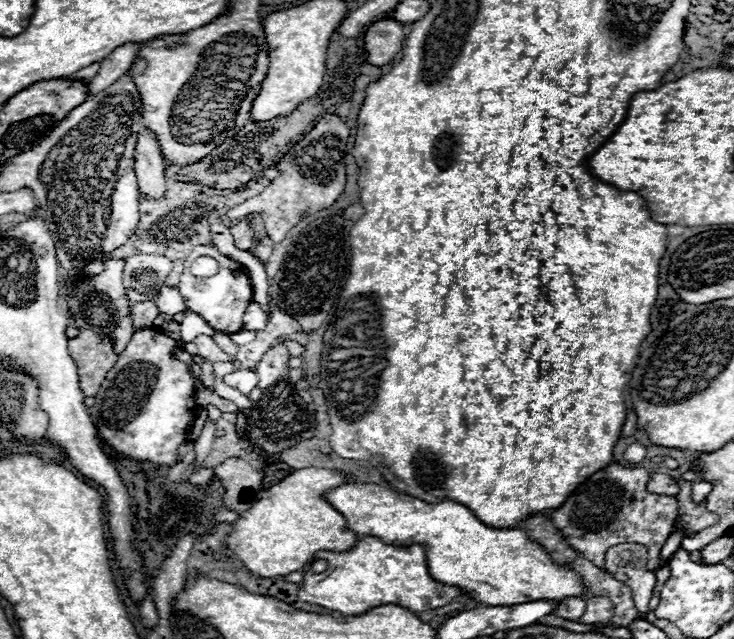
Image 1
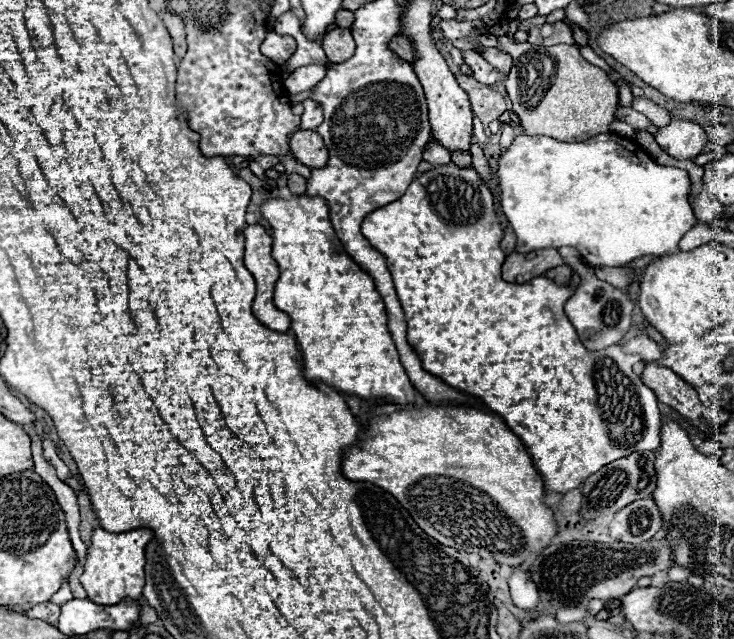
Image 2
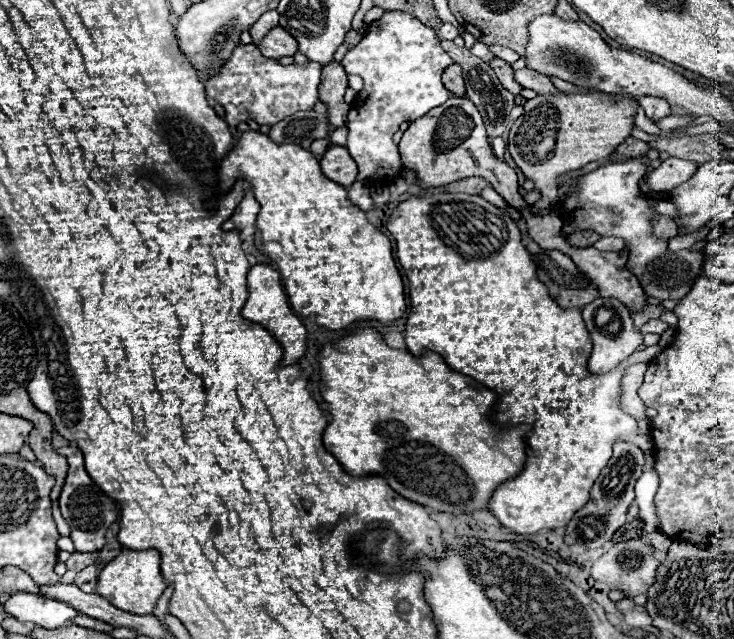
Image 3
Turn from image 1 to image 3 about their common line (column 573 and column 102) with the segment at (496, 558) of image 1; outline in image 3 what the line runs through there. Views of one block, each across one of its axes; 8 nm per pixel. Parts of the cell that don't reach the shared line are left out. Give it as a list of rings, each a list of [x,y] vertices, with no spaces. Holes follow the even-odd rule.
[[[122,550],[114,560],[110,560],[98,576],[96,592],[104,596],[112,606],[128,610],[130,614],[152,614],[158,598],[166,590],[166,582],[160,574],[160,556],[156,550]]]

